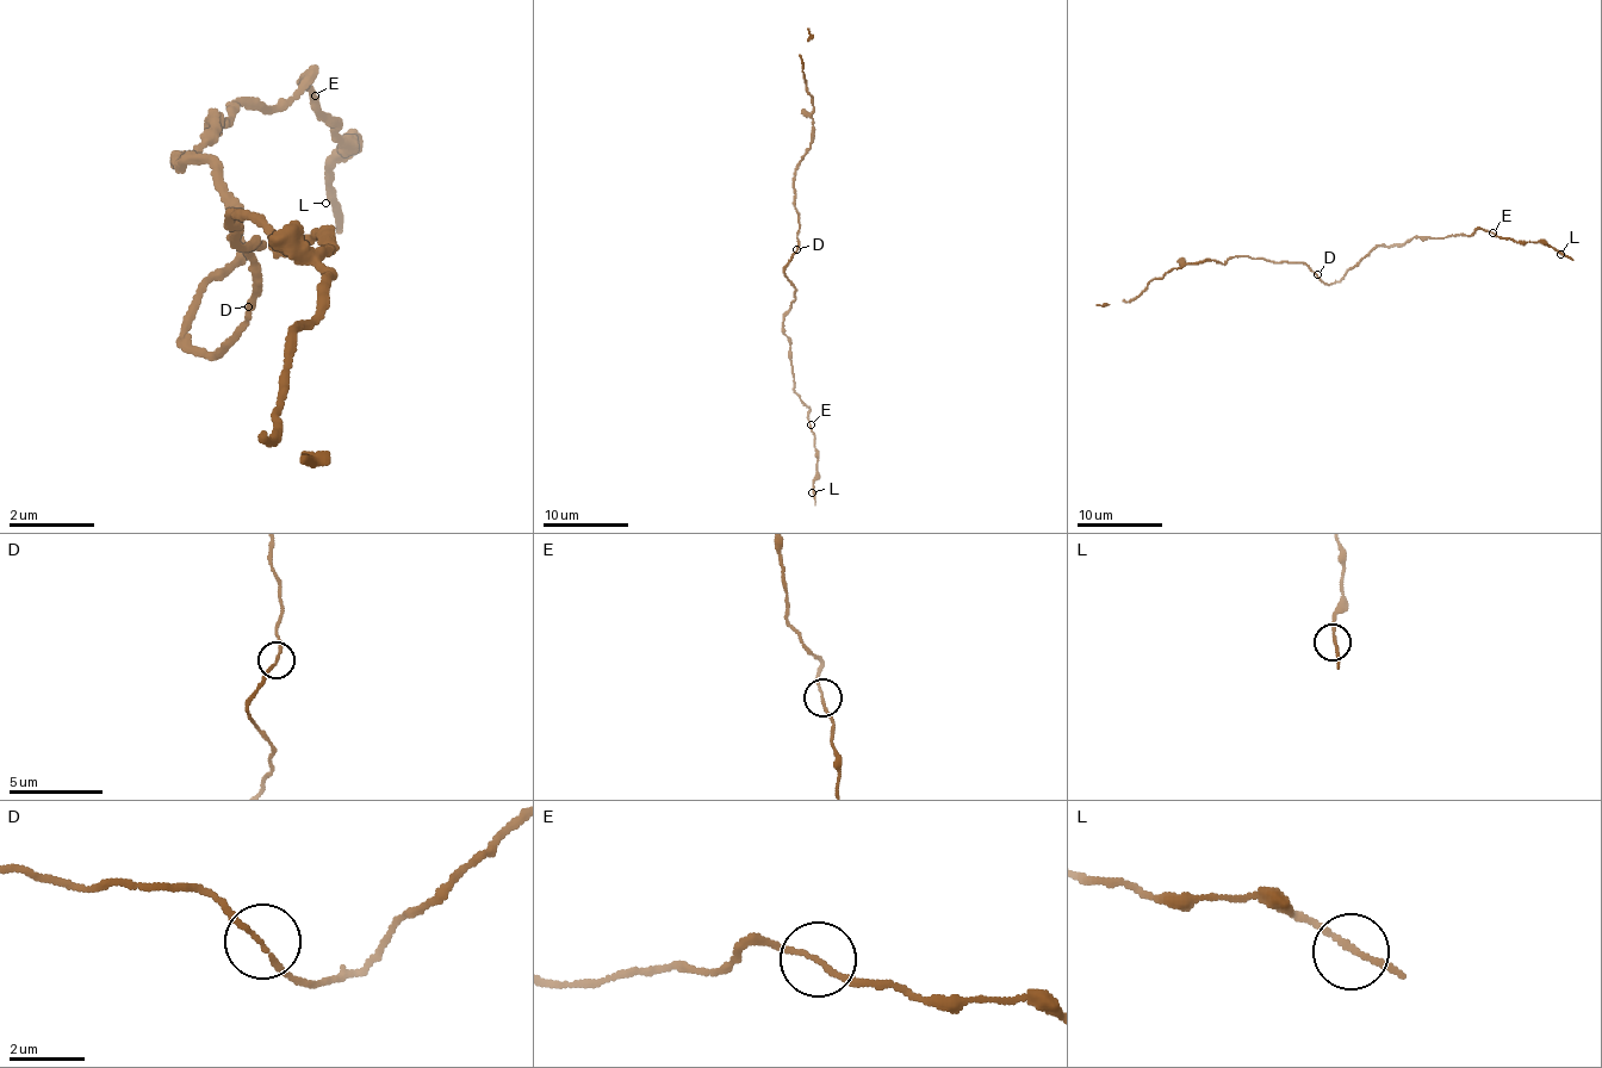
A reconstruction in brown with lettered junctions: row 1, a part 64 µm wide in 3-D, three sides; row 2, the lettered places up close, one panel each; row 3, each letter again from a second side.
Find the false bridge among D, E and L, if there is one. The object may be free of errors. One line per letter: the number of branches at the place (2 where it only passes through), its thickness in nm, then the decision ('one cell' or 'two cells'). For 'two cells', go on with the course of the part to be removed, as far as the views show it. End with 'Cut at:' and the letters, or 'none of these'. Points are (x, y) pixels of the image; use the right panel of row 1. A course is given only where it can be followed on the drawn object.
D: 2 | 110 nm | one cell
E: 2 | 120 nm | one cell
L: 2 | 140 nm | one cell
Cut at: none of these

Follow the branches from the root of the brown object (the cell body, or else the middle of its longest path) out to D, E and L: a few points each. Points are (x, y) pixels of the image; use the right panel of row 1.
D: (1335, 281), (1324, 284), (1316, 275)
E: (1335, 281), (1378, 246), (1403, 246), (1414, 237), (1471, 235), (1478, 228), (1492, 233)
L: (1335, 281), (1378, 246), (1403, 246), (1414, 237), (1471, 235), (1478, 228), (1503, 238), (1546, 241), (1560, 254)

